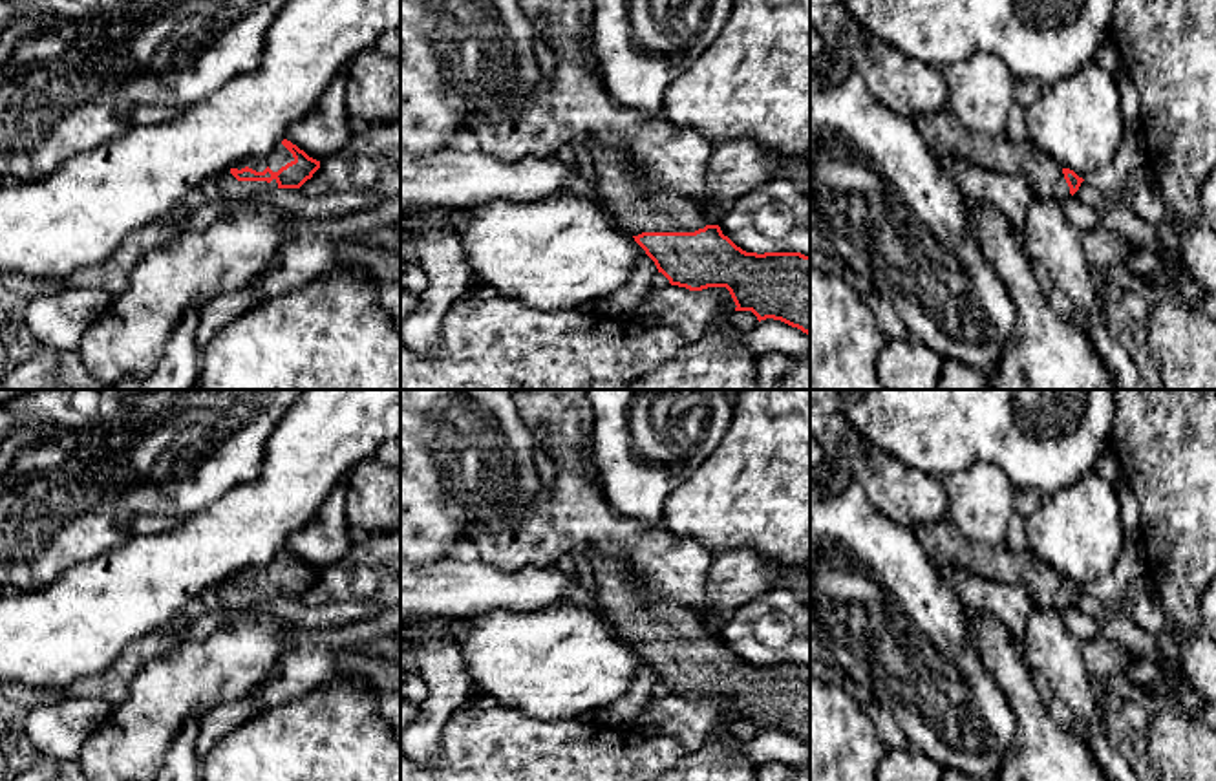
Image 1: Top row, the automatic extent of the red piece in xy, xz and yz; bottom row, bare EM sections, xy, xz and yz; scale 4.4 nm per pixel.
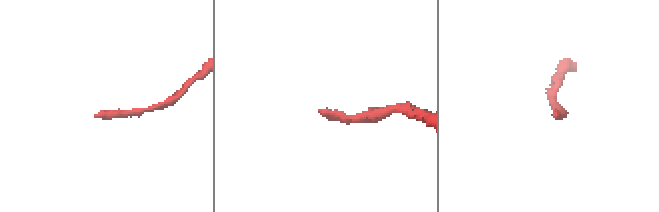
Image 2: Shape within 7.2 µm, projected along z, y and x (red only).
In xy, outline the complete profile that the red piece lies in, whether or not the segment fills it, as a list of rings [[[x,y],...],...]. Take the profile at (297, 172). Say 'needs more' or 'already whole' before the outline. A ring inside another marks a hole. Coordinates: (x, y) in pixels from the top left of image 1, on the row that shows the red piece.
needs more | [[[283,139],[269,155],[243,159],[214,181],[223,199],[245,199],[269,188],[300,188],[318,168],[320,161]]]

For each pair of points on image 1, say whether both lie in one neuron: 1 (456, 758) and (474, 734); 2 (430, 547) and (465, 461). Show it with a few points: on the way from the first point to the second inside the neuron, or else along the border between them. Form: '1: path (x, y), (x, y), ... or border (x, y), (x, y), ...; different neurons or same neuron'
1: path (461, 752), (474, 739); same neuron
2: path (430, 525), (430, 492), (443, 480); same neuron

